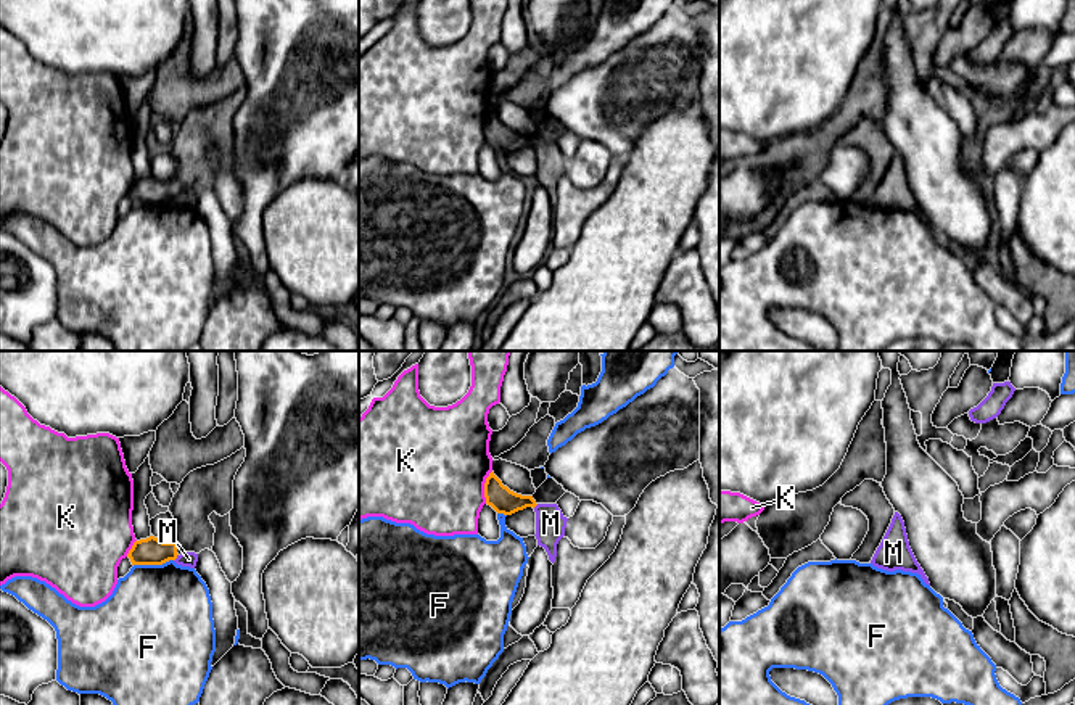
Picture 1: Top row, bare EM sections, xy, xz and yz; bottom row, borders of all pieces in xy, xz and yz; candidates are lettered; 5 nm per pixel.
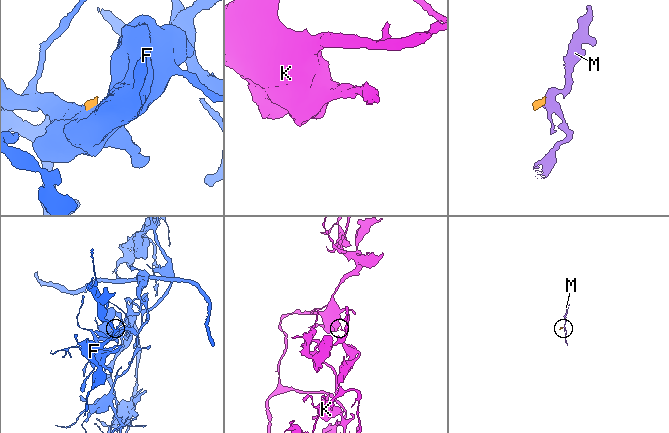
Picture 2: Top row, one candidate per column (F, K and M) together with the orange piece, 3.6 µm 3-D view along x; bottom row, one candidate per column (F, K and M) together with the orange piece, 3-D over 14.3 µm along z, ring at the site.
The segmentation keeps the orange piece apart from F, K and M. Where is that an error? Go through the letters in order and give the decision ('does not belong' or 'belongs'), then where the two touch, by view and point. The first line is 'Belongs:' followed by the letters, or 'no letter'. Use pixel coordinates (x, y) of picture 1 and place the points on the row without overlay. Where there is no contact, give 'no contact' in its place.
Belongs: no letter
F: does not belong | xy (153, 203)
K: does not belong | xz (485, 126)
M: does not belong | xy (176, 197)

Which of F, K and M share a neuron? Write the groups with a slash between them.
F / K / M

